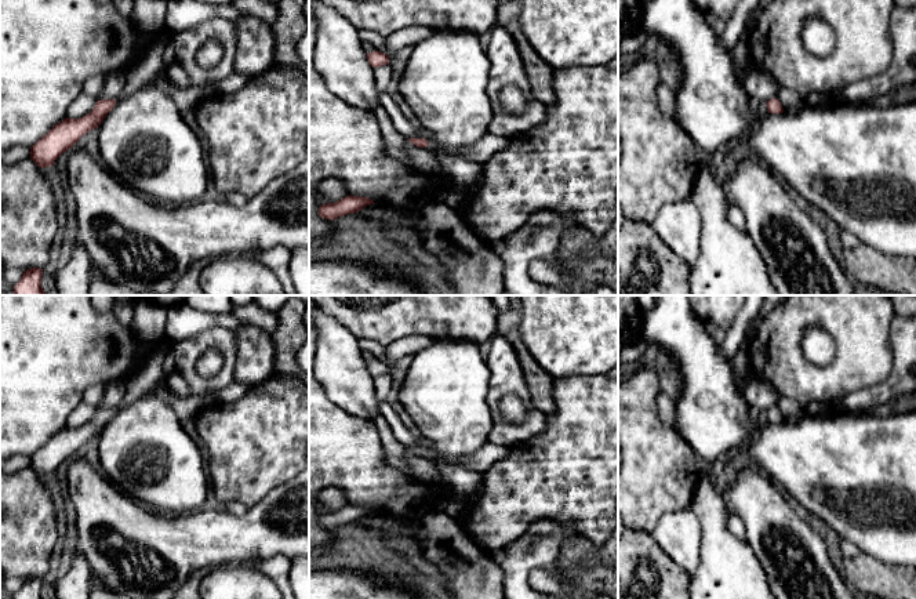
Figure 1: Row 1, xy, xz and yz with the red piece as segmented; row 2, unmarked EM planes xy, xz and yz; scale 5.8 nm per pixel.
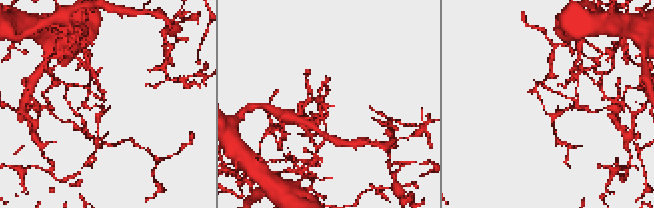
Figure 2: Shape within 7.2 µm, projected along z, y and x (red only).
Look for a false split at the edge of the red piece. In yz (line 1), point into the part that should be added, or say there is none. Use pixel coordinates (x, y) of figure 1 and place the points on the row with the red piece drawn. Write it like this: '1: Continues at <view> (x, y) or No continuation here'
1: No continuation here

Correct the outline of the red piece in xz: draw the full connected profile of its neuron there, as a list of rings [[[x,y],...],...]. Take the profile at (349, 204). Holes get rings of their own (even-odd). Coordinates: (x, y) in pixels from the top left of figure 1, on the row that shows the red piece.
[[[348,195],[346,197],[338,200],[335,203],[321,204],[319,208],[319,215],[321,218],[332,221],[338,217],[357,213],[368,204],[375,204],[375,203],[368,197]]]

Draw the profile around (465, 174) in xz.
[[[433,152],[444,175],[452,186],[466,190],[475,196],[484,184],[483,166],[459,157],[443,156]]]

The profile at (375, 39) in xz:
[[[360,29],[359,36],[361,41],[371,43],[372,47],[378,48],[381,52],[386,54],[390,58],[390,54],[385,51],[385,37],[382,35],[367,29]]]

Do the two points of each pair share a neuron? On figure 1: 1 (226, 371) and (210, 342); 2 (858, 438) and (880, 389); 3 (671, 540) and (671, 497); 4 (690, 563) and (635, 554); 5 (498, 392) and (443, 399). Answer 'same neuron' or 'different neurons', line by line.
1: same neuron
2: different neurons
3: different neurons
4: different neurons
5: different neurons

